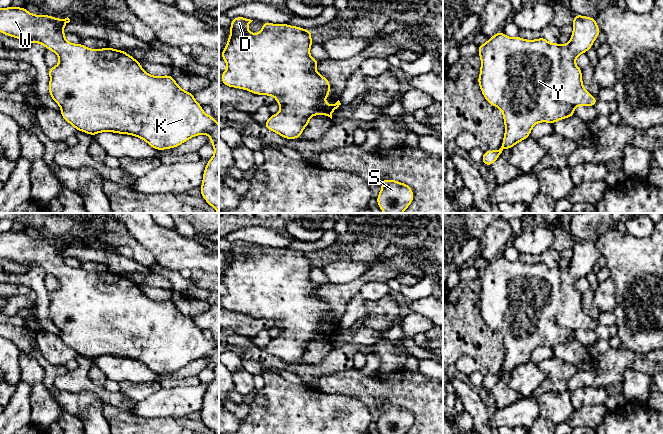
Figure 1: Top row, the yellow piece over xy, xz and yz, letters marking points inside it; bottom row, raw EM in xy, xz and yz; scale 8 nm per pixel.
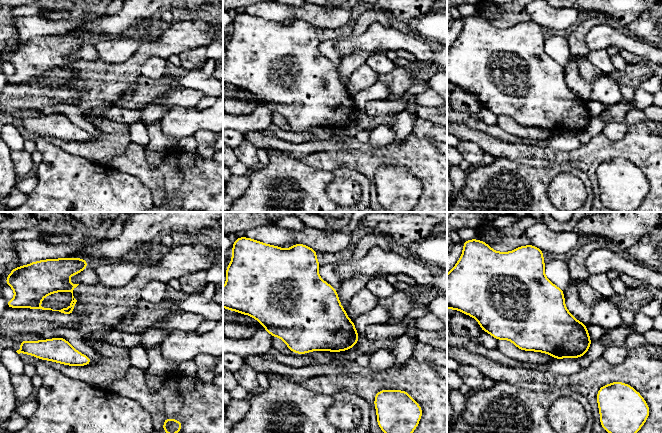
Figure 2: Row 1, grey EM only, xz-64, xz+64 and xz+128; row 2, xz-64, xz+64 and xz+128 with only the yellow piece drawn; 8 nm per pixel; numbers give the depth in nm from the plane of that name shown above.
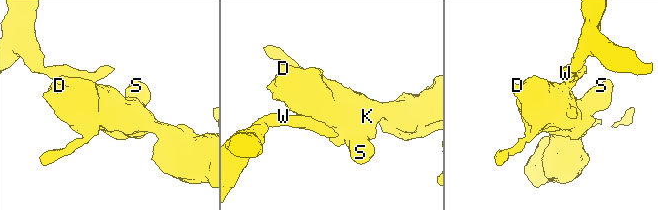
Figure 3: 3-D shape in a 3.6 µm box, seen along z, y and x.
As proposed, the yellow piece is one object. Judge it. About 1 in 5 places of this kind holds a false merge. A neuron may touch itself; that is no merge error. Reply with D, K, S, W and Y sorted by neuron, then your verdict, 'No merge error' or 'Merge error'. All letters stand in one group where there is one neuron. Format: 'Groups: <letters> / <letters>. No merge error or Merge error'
Groups: D K S W Y. No merge error

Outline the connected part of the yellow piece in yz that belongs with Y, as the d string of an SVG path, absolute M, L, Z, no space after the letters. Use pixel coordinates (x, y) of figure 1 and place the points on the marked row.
M574 15L573 33L567 44L551 44L544 37L535 40L525 40L519 36L510 38L502 31L489 38L478 46L478 54L481 58L480 75L478 84L488 103L499 108L503 113L505 135L499 150L488 150L483 153L482 163L491 166L504 149L511 149L518 142L530 136L531 129L540 122L554 124L556 121L575 115L576 106L596 106L597 99L583 87L582 70L575 64L575 59L582 53L586 53L601 33L595 18Z

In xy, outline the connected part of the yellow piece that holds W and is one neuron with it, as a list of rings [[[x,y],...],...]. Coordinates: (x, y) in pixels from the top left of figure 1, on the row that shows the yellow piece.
[[[24,6],[0,8],[1,33],[25,42],[41,43],[58,56],[60,63],[57,66],[48,67],[49,94],[60,106],[62,117],[76,130],[92,136],[101,132],[128,134],[141,138],[156,150],[175,148],[197,135],[209,135],[214,147],[214,155],[207,161],[200,191],[206,202],[219,213],[219,124],[214,117],[206,115],[193,94],[183,90],[171,75],[152,76],[148,74],[138,60],[122,50],[110,47],[90,49],[81,43],[68,42],[63,29],[69,22],[68,17],[57,19],[50,15],[34,15],[28,12]]]

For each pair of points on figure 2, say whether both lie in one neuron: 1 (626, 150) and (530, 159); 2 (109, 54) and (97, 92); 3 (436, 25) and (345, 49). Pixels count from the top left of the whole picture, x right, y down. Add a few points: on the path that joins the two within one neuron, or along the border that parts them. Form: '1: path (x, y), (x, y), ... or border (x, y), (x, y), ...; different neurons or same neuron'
1: path (602, 150), (596, 151), (587, 158), (554, 158); same neuron
2: border (129, 57), (117, 63), (95, 61); different neurons
3: border (403, 28), (425, 41); different neurons

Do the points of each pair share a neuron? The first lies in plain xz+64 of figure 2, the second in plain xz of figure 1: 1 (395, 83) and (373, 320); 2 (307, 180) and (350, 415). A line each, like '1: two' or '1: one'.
1: one
2: one

